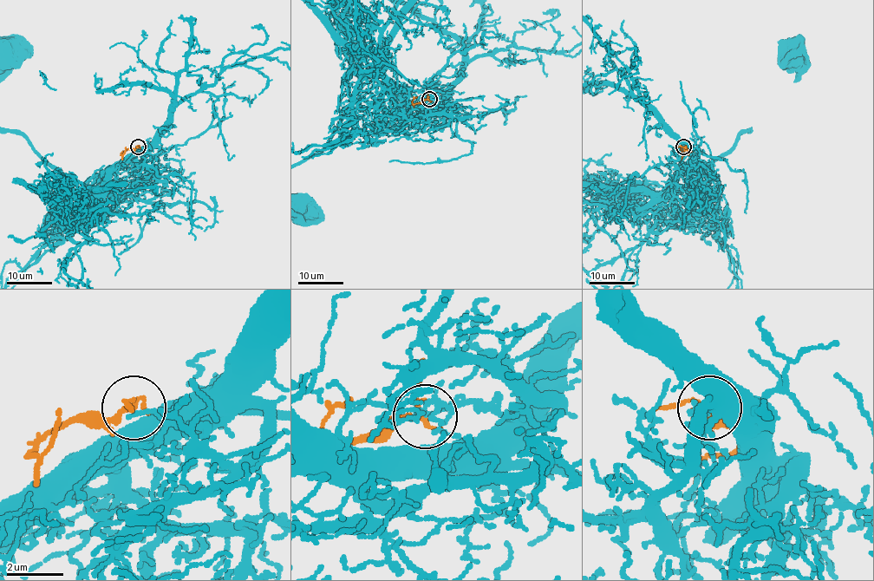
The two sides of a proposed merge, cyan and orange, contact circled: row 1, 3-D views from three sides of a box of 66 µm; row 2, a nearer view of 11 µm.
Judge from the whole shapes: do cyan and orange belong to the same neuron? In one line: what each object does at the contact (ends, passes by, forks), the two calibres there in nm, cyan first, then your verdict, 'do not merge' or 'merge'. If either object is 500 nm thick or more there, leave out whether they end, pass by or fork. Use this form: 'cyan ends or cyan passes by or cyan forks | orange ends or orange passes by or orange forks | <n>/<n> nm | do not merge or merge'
cyan ends | orange forks | 160/180 nm | merge

